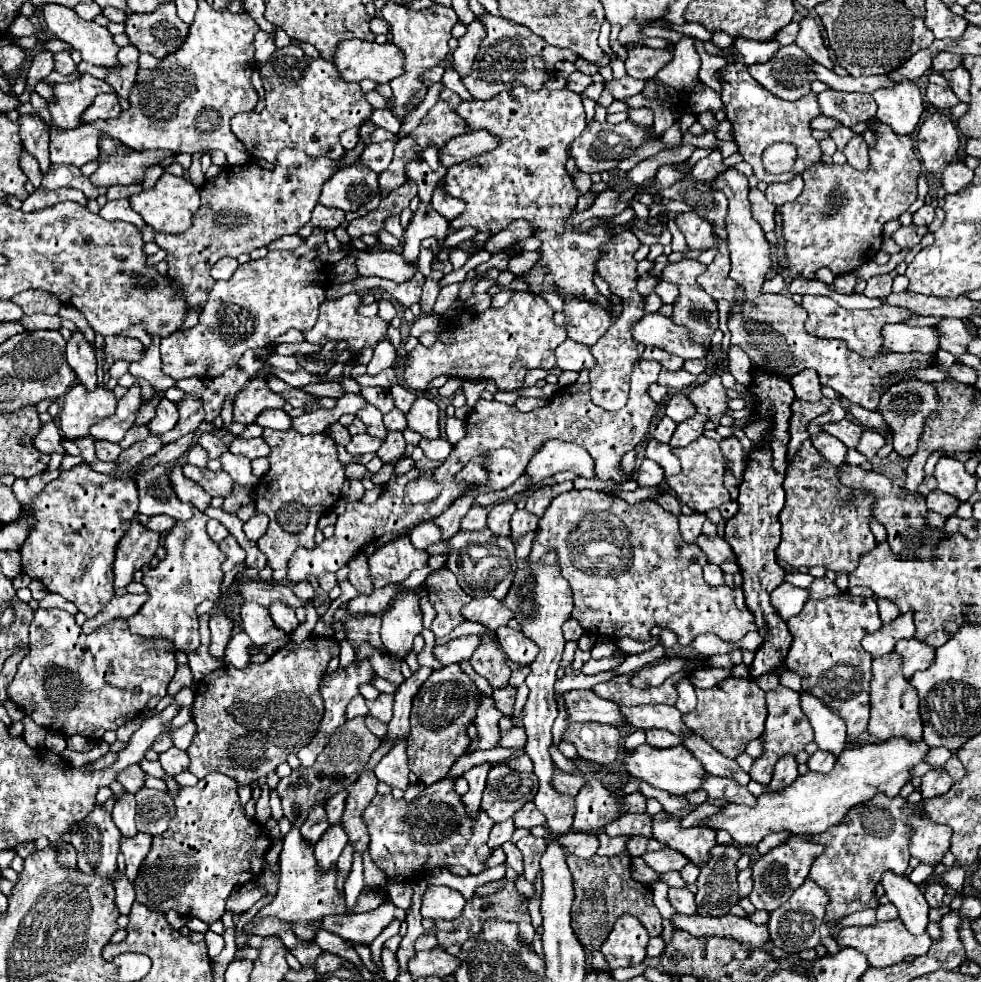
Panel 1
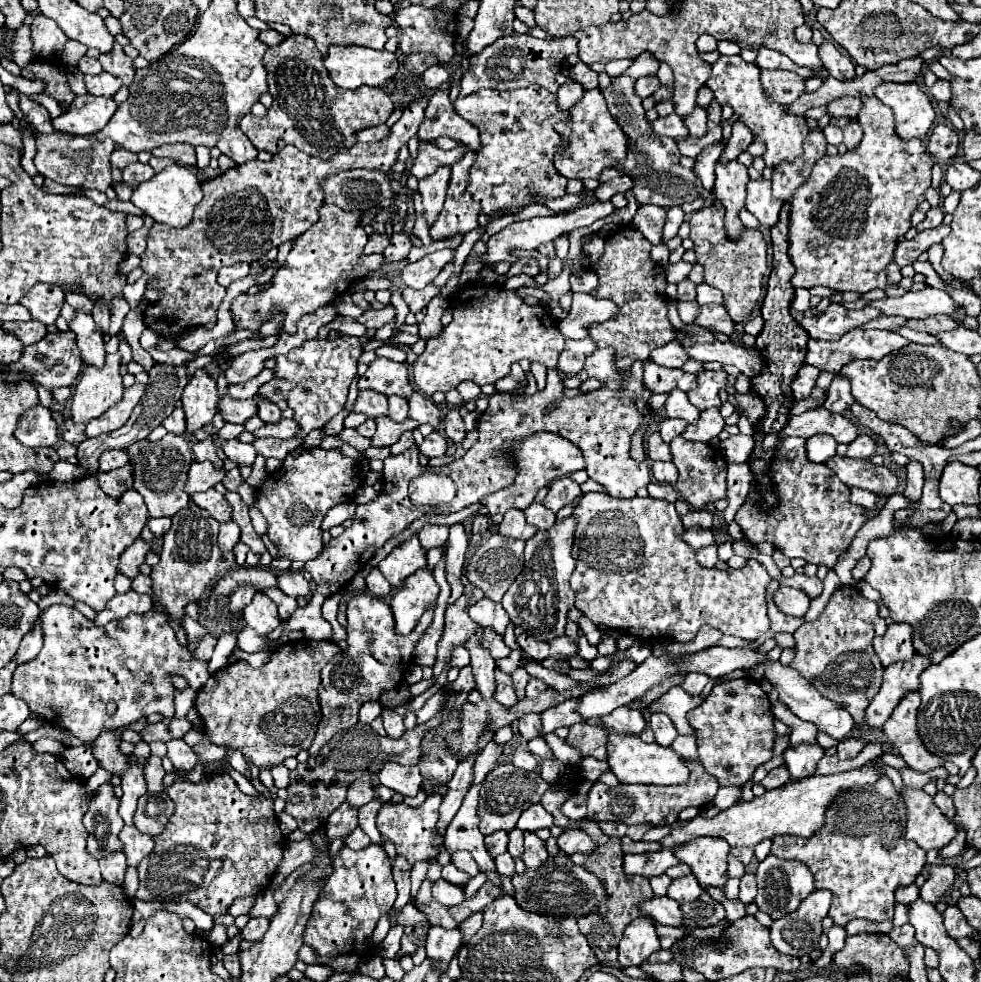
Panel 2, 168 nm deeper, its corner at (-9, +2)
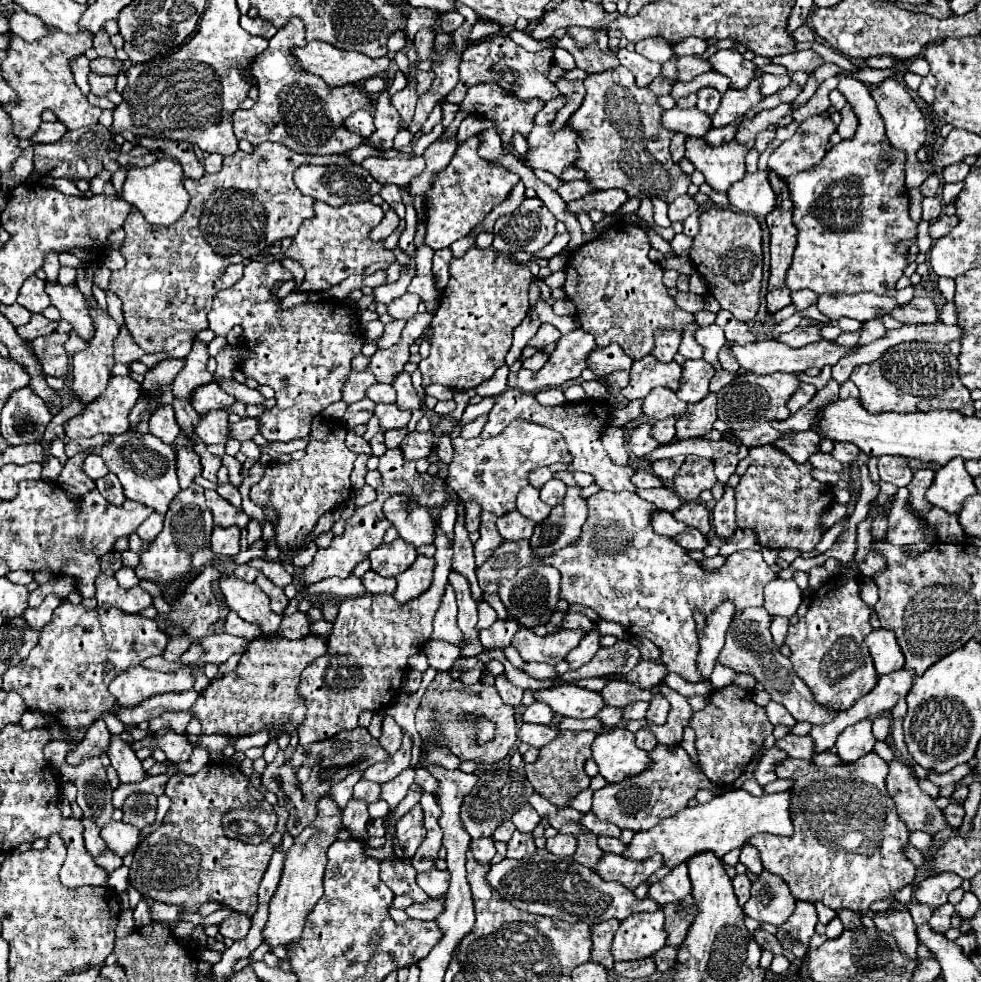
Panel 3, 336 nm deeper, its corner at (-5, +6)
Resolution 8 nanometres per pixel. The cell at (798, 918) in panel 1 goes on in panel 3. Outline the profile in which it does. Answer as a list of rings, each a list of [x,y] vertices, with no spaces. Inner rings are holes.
[[[797,901],[793,915],[779,927],[777,939],[785,949],[789,949],[797,959],[801,959],[809,949],[809,939],[815,935],[815,925],[815,905],[807,901]]]

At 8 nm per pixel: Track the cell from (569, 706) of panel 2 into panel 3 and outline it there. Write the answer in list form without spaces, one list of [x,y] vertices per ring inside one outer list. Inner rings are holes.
[[[531,703],[525,713],[523,713],[523,721],[525,723],[541,723],[541,725],[549,725],[553,719],[553,711],[549,709],[549,705],[545,703]]]

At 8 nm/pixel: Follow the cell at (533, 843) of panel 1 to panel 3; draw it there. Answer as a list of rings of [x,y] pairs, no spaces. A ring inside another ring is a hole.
[[[515,831],[511,841],[507,843],[507,855],[511,859],[523,859],[523,857],[531,857],[537,851],[535,843],[533,843],[533,835],[525,835]]]

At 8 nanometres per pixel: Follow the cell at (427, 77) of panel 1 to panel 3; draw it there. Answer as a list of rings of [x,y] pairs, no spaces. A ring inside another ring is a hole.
[[[417,71],[415,73],[415,81],[417,81],[417,95],[423,95],[427,89],[429,89],[429,85],[433,83],[433,73],[431,71],[427,71],[427,73],[423,73],[423,71]]]

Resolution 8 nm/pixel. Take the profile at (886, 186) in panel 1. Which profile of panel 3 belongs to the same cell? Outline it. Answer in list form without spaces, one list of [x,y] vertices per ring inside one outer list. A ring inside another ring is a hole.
[[[839,75],[837,89],[853,105],[855,115],[859,117],[859,129],[851,141],[843,141],[835,145],[831,151],[827,151],[827,155],[817,167],[787,179],[789,195],[793,201],[793,223],[799,235],[785,285],[791,291],[811,289],[817,295],[835,293],[835,291],[843,293],[871,291],[877,295],[885,295],[887,291],[895,289],[895,283],[903,275],[903,269],[907,265],[907,257],[897,253],[897,243],[915,239],[917,235],[917,223],[909,217],[907,211],[909,193],[905,189],[905,153],[889,145],[875,101],[861,81]],[[883,159],[889,159],[891,165],[881,173],[877,165]]]

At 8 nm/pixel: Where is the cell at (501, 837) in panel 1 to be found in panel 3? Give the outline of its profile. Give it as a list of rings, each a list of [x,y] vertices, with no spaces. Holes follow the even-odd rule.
[[[485,837],[485,839],[473,839],[471,841],[471,853],[473,853],[473,859],[481,865],[487,865],[491,863],[493,855],[495,855],[495,841],[491,837]]]

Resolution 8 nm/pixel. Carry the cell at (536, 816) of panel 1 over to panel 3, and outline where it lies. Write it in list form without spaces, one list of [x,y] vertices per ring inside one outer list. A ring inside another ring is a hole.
[[[525,803],[525,805],[511,817],[511,821],[515,823],[515,827],[517,827],[521,833],[533,833],[533,829],[537,827],[537,823],[539,823],[541,819],[539,819],[537,811],[535,811],[529,803]]]

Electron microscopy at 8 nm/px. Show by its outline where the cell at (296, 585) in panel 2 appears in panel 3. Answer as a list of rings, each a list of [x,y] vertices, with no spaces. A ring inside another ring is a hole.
[[[253,559],[251,567],[257,567],[263,571],[263,575],[267,579],[271,579],[277,587],[285,587],[293,581],[293,577],[283,569],[283,565],[279,561],[267,561],[267,559]]]

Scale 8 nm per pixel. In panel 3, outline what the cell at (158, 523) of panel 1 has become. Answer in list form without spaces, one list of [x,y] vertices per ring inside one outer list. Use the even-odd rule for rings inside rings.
[[[153,513],[141,523],[141,527],[137,529],[137,535],[141,537],[143,543],[149,543],[149,541],[153,541],[153,537],[157,537],[161,533],[161,529],[163,529],[163,515]]]

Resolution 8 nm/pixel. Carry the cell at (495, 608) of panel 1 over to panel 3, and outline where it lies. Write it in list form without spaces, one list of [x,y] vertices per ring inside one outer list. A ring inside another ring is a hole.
[[[481,601],[481,603],[479,603],[479,621],[477,621],[477,629],[481,631],[481,629],[493,625],[495,621],[497,621],[495,609],[493,609],[487,601]]]

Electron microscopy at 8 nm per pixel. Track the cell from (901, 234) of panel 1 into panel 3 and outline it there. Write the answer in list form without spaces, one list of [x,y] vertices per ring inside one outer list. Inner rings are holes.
[[[941,215],[941,217],[939,217],[937,221],[933,221],[931,227],[929,227],[929,235],[931,235],[931,239],[937,241],[939,237],[947,235],[947,233],[957,225],[957,221],[959,221],[957,215],[953,215],[953,217],[949,217],[949,215]]]

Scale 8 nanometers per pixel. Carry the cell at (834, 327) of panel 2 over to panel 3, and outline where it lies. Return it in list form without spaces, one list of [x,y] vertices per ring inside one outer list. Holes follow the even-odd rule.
[[[807,327],[807,329],[795,329],[791,333],[785,333],[779,337],[781,343],[789,345],[789,347],[805,347],[809,343],[815,343],[815,341],[821,341],[821,335],[819,335],[819,329],[817,327]]]

